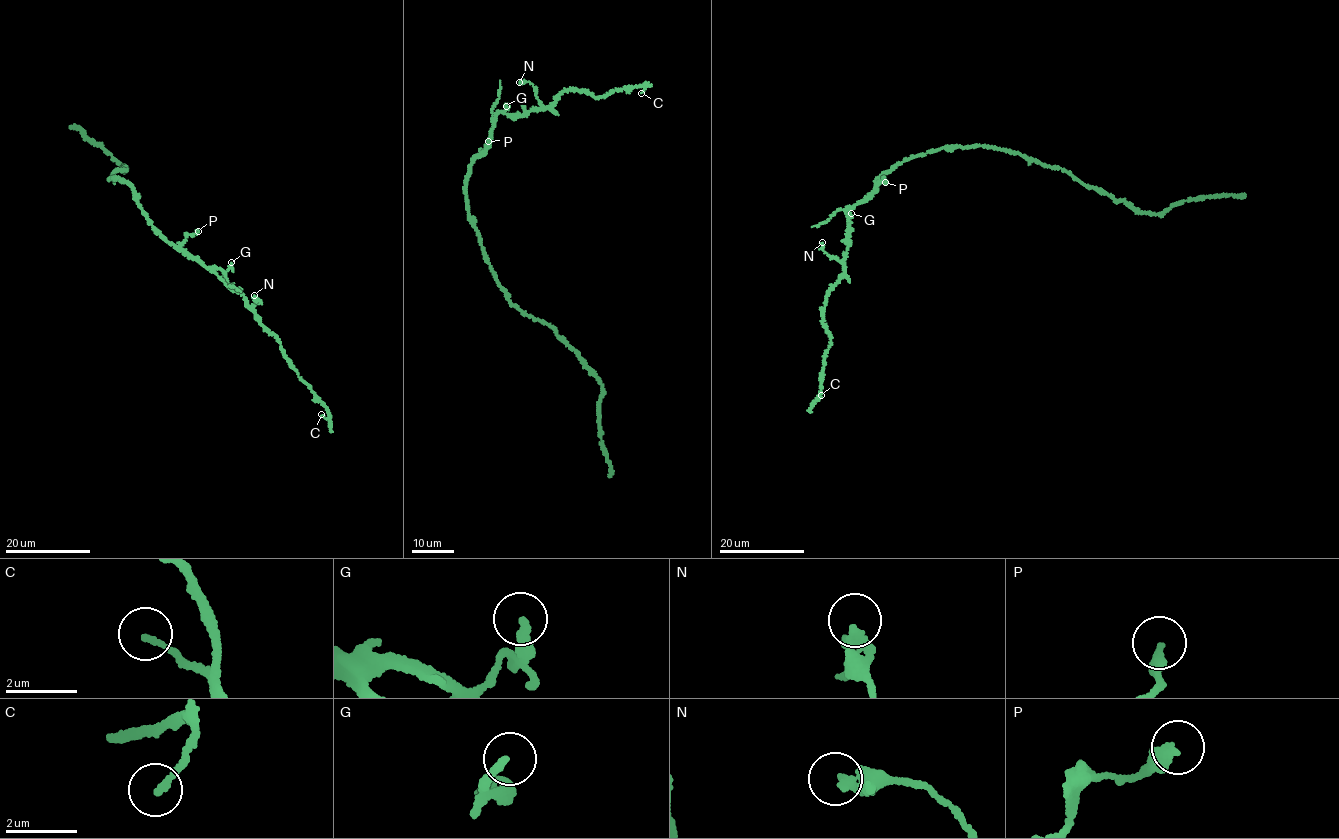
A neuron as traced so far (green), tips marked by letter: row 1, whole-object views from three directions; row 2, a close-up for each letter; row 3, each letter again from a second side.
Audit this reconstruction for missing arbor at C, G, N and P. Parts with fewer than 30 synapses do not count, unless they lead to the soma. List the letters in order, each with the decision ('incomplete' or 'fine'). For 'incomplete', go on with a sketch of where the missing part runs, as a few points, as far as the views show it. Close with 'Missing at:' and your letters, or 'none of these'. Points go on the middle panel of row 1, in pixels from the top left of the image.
C: fine
G: fine
N: fine
P: fine
Missing at: none of these

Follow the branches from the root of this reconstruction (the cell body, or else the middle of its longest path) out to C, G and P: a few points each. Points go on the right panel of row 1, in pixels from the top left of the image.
C: (937, 150), (883, 173), (867, 198), (848, 209), (845, 268), (823, 313), (831, 340), (816, 400), (821, 395)
G: (937, 150), (901, 162), (879, 175), (873, 190), (863, 201), (850, 207), (847, 216), (851, 213)
P: (937, 150), (895, 165), (879, 175), (877, 184), (885, 182)

